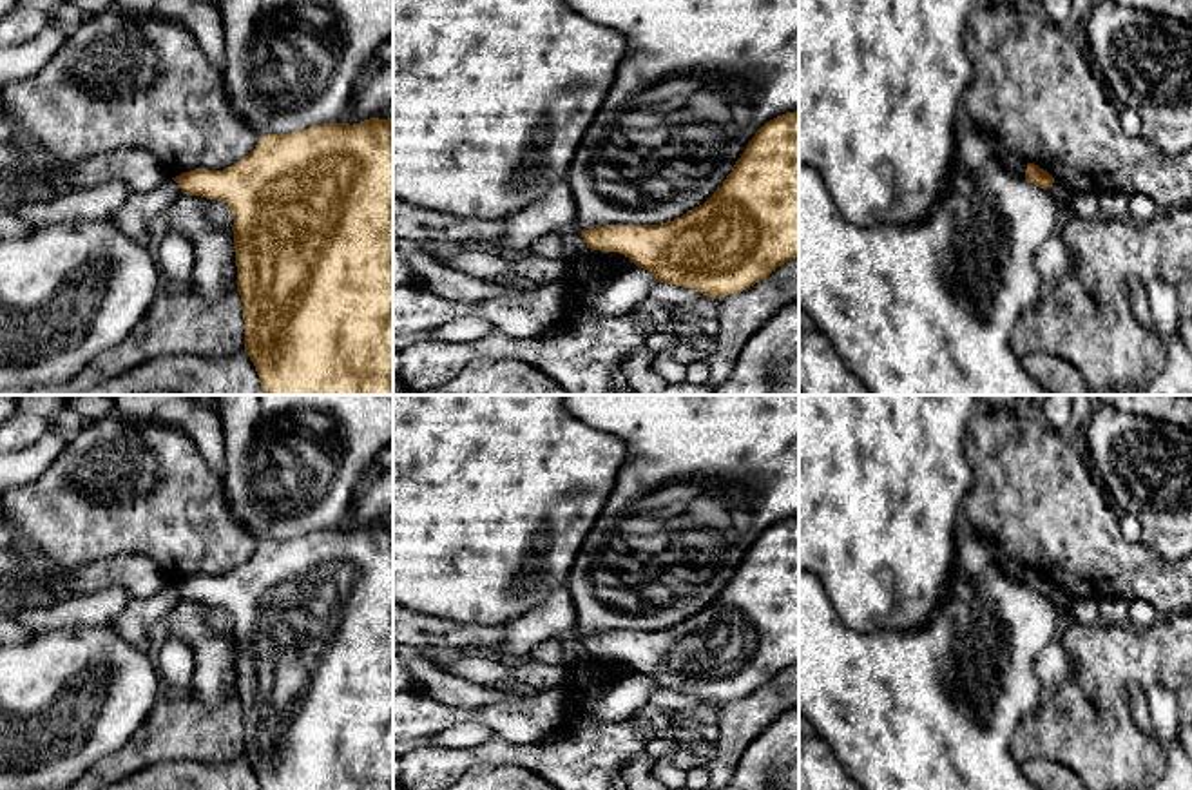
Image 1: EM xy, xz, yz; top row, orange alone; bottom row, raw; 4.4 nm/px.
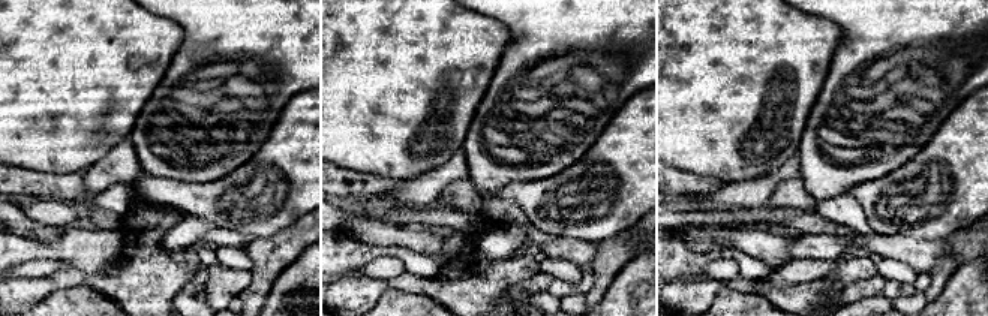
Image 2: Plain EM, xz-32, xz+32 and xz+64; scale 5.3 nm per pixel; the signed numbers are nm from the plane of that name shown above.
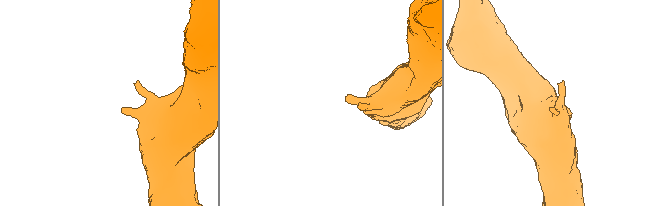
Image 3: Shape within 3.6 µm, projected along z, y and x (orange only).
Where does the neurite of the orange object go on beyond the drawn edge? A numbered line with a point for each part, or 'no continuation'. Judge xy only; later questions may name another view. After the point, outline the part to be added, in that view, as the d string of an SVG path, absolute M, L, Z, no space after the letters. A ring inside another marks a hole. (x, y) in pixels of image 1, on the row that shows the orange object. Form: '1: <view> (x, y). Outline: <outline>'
no continuation

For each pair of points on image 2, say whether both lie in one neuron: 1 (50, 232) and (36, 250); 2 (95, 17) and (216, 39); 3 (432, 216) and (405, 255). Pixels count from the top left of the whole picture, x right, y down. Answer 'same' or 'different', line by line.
1: different
2: different
3: different

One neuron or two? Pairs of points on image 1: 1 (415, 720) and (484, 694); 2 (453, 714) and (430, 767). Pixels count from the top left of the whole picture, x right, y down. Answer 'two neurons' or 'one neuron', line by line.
1: two neurons
2: two neurons

